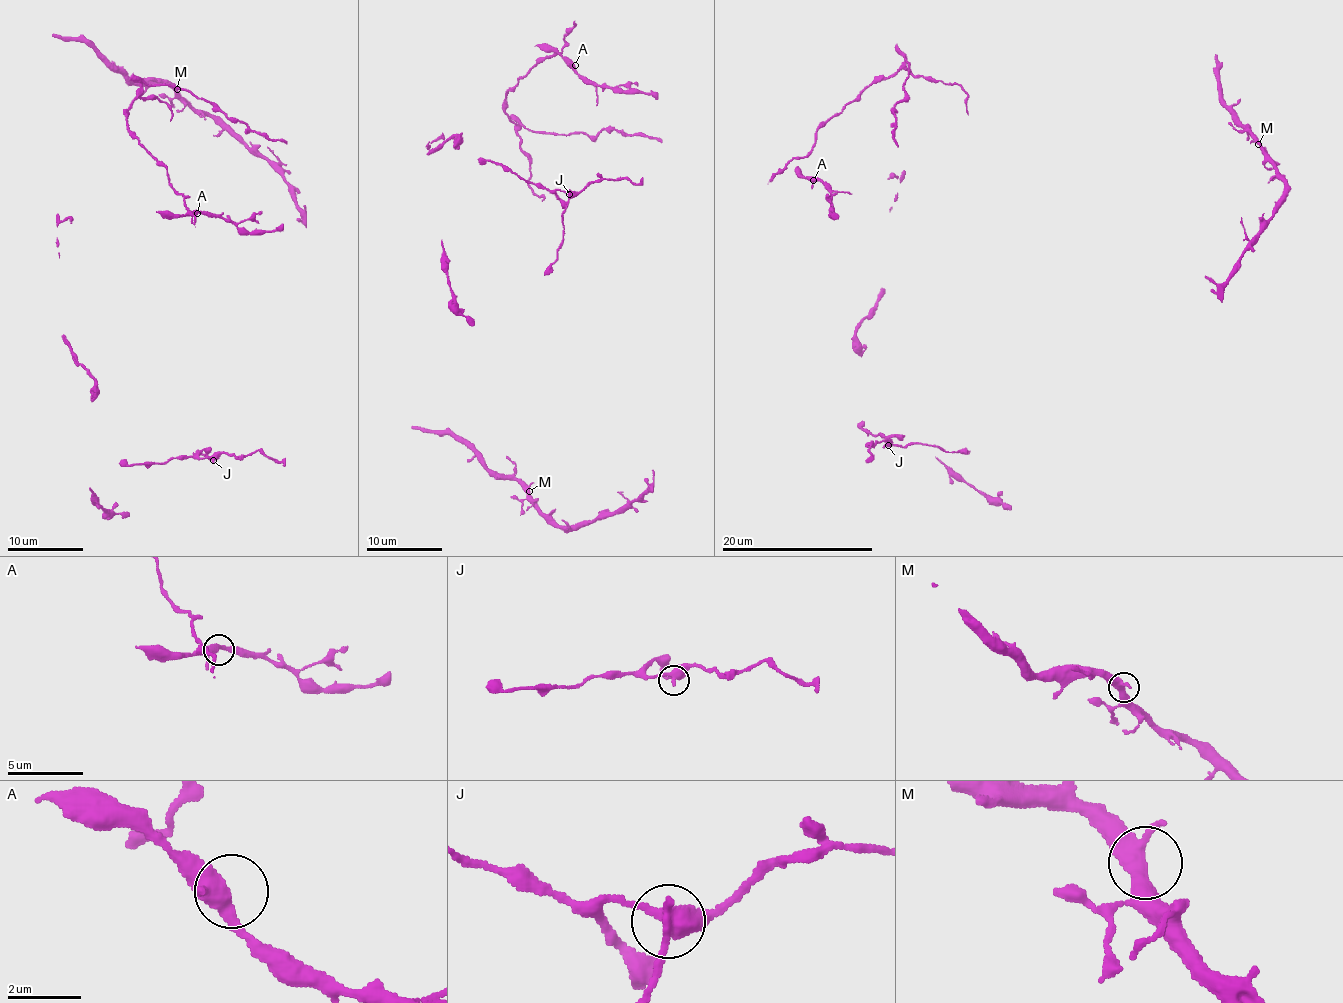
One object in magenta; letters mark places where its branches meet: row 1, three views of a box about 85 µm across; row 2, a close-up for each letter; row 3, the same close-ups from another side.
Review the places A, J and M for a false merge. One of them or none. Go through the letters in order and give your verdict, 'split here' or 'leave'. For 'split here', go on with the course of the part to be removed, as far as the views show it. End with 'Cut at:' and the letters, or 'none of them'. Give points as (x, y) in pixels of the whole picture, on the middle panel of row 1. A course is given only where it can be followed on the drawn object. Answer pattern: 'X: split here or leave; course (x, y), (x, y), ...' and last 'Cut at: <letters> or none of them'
A: leave
J: split here; course (570, 195), (562, 215), (562, 243), (556, 252), (556, 261), (544, 275)
M: leave
Cut at: J

